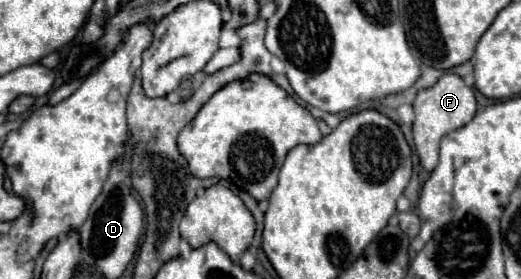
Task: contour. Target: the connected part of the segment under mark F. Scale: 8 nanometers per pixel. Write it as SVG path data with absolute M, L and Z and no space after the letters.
M446 73L444 77L438 79L438 83L430 89L424 89L418 93L414 101L414 145L416 145L416 155L426 171L432 171L438 161L438 149L440 149L440 139L448 135L452 129L460 129L460 125L466 125L472 121L476 113L476 99L474 91L466 87L462 77L454 73Z

